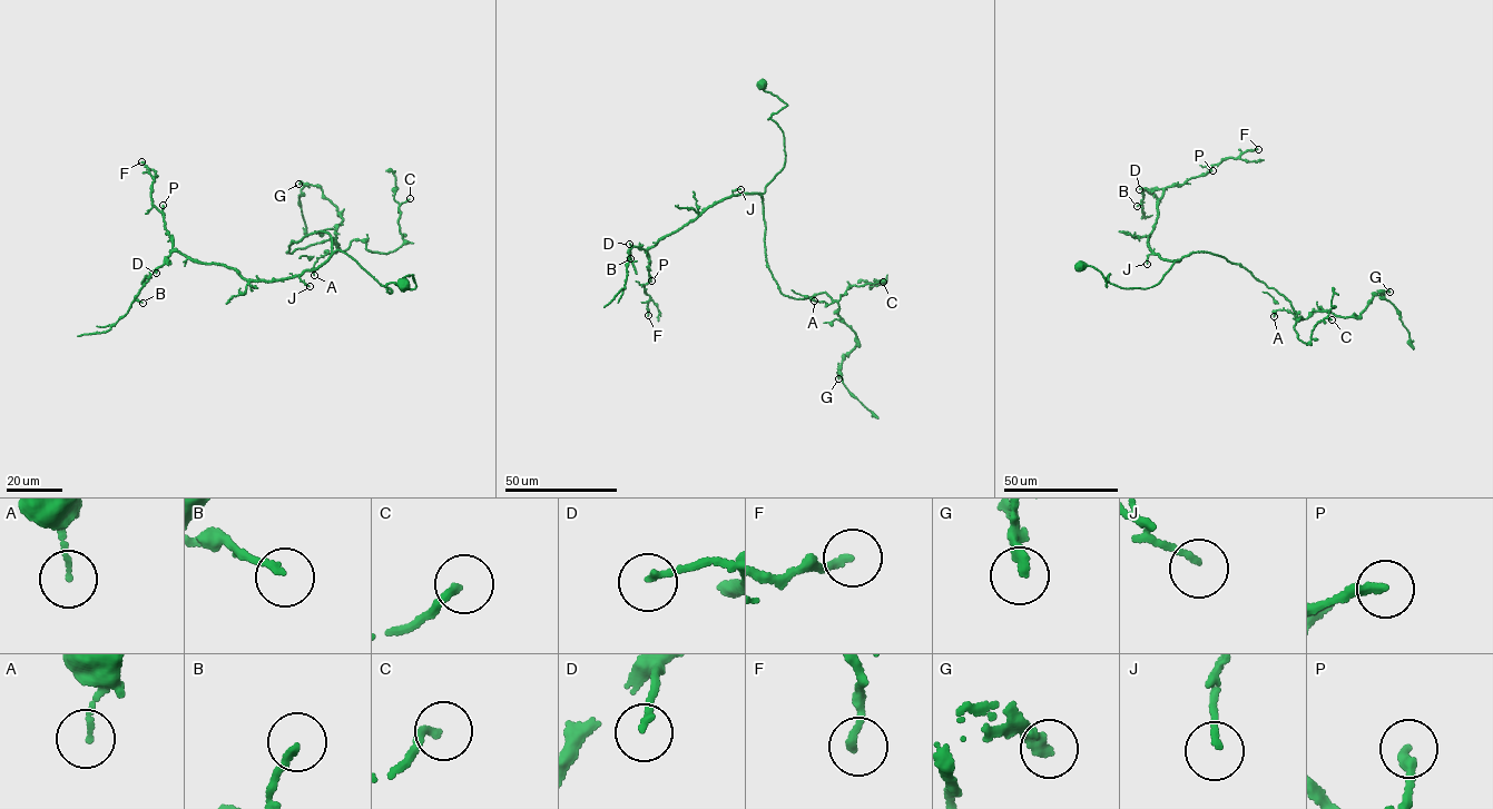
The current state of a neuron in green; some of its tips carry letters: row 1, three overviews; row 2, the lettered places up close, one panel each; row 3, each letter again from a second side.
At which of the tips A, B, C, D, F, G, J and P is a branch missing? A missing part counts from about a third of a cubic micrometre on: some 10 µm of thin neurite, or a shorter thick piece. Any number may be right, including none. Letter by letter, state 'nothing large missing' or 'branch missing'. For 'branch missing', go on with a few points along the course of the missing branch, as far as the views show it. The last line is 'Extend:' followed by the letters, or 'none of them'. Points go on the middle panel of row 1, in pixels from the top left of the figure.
A: nothing large missing
B: nothing large missing
C: branch missing; missing branch runs (883, 282), (905, 284)
D: nothing large missing
F: nothing large missing
G: nothing large missing
J: nothing large missing
P: nothing large missing
Extend: C

